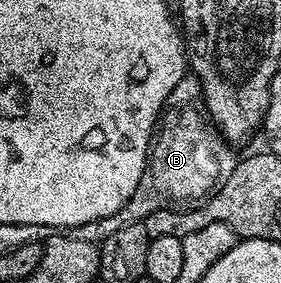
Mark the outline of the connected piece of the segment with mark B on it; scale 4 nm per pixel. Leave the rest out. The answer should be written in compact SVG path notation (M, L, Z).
M186 74L167 94L165 107L157 121L153 139L149 145L149 158L145 162L145 173L135 186L135 194L115 214L102 220L87 222L76 229L77 239L83 242L106 240L115 230L123 230L130 222L143 222L153 212L164 208L174 210L196 206L209 199L218 188L223 187L231 170L235 170L239 156L218 128L207 122L205 99L201 97L201 83L196 76Z

